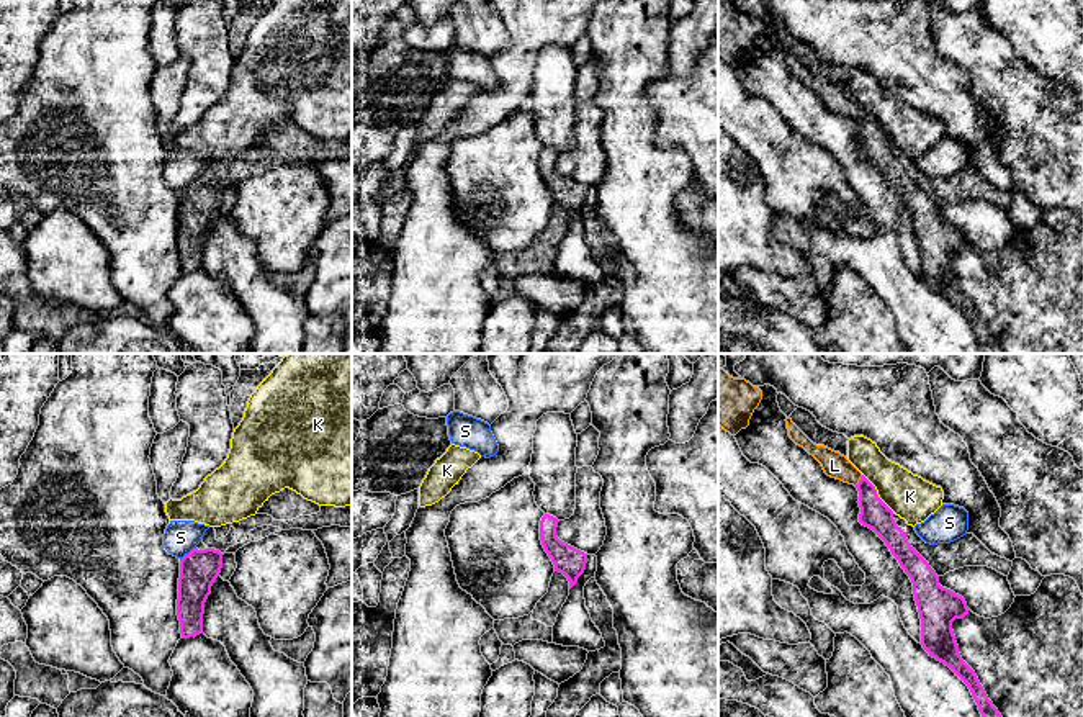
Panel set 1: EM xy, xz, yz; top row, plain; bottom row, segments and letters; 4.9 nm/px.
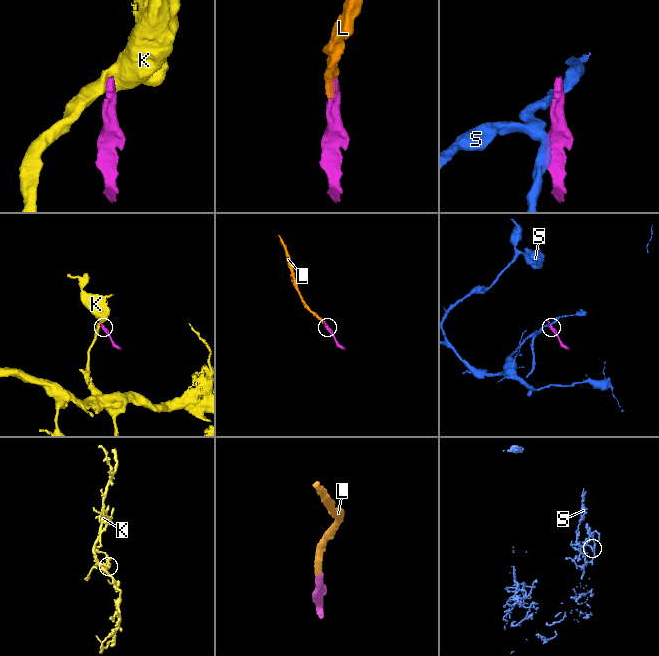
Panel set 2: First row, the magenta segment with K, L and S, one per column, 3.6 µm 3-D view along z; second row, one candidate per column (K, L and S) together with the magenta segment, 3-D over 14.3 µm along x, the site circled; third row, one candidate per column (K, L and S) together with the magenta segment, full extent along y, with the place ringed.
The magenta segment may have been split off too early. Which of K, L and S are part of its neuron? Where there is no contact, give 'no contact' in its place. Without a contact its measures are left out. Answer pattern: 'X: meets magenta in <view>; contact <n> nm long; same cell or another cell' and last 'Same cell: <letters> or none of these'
K: meets magenta in yz; contact 260 nm long; another cell
L: meets magenta in yz; contact 70 nm long; same cell
S: meets magenta in xy; contact 100 nm long; another cell
Same cell: L

